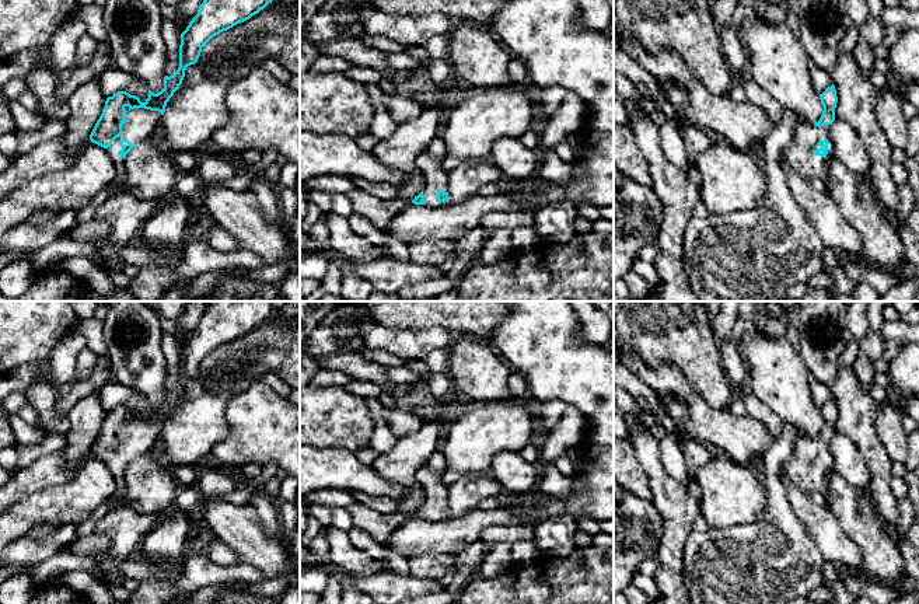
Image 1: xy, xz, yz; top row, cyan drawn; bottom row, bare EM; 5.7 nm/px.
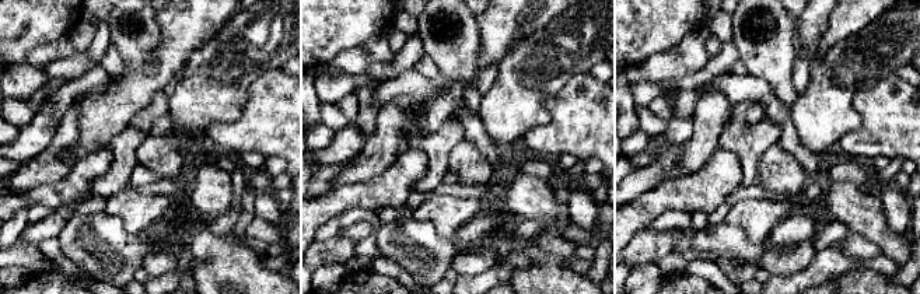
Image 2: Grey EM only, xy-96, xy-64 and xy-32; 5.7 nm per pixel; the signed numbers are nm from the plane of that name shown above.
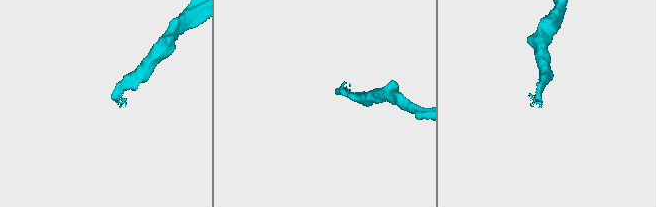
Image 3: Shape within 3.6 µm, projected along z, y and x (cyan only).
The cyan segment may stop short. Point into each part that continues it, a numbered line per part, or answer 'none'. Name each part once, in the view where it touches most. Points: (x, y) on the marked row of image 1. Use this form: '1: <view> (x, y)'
1: xy (142, 122)

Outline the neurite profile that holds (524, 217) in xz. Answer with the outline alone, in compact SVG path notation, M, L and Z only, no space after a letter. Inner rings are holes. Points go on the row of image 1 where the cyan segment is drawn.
M524 206L516 213L493 212L486 214L481 220L479 226L483 227L488 233L499 228L513 231L517 227L534 226L535 212L537 210L530 206Z

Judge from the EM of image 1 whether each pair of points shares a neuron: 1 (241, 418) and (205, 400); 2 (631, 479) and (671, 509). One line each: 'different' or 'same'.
1: different
2: different

